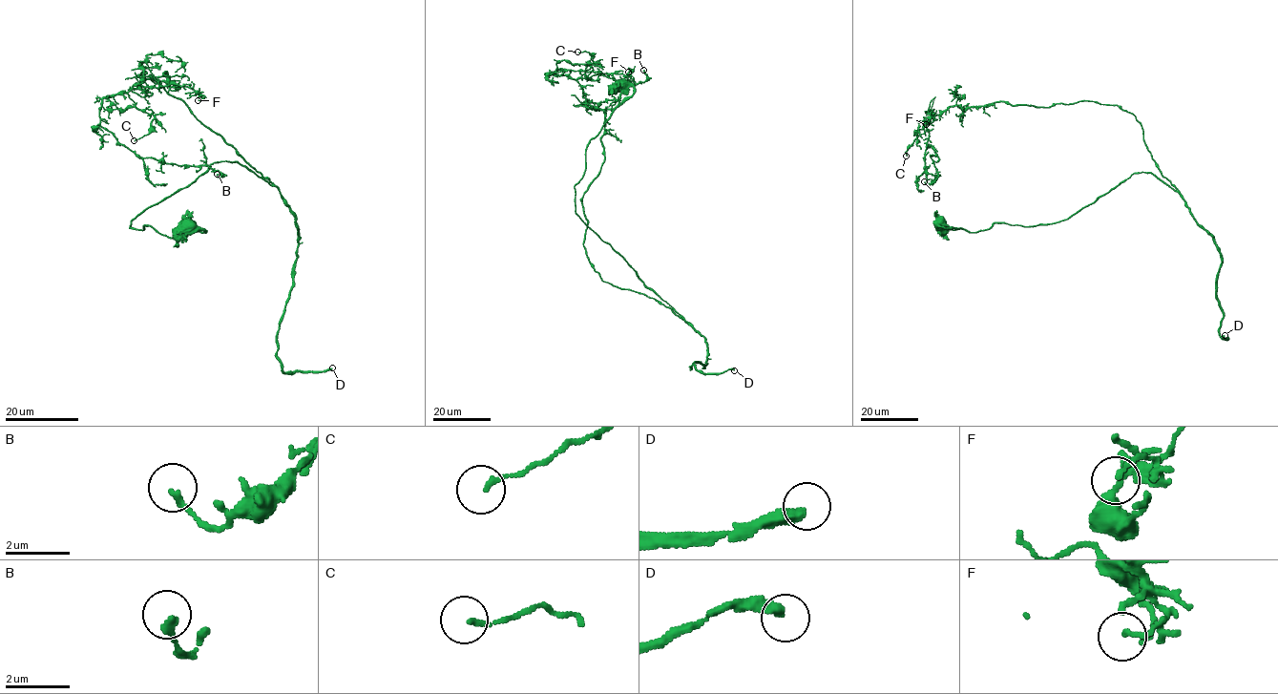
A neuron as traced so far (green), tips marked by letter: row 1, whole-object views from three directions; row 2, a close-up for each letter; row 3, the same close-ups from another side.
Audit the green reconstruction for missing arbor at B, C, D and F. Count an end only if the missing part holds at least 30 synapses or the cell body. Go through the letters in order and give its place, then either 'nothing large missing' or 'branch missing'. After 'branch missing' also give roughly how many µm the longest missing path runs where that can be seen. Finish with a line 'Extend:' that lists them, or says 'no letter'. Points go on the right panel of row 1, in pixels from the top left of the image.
B: at (924, 181); nothing large missing
C: at (906, 156); nothing large missing
D: at (1225, 335); branch missing; about 110 µm are missing
F: at (926, 124); nothing large missing
Extend: D

